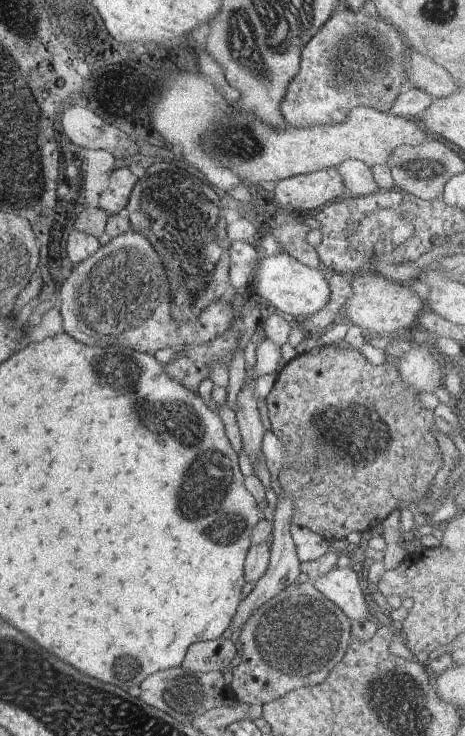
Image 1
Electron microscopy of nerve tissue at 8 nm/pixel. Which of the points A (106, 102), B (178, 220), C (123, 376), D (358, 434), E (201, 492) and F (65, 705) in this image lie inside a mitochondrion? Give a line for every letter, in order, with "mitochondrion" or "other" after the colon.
A: other
B: mitochondrion
C: mitochondrion
D: mitochondrion
E: mitochondrion
F: mitochondrion

